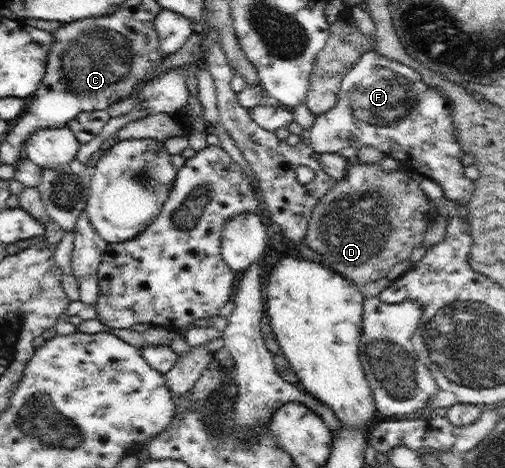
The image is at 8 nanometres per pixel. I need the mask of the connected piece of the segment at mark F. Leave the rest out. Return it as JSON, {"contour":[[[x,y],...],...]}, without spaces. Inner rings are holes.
{"contour":[[[373,49],[363,53],[350,71],[346,72],[338,91],[338,103],[330,111],[318,114],[304,135],[308,145],[320,154],[338,153],[344,147],[354,147],[356,150],[363,145],[375,147],[386,156],[398,159],[400,166],[408,165],[422,176],[436,181],[442,187],[445,197],[459,205],[467,204],[474,193],[474,180],[464,175],[462,155],[465,153],[458,141],[451,103],[446,94],[430,87],[416,69],[396,59],[388,59]]]}

